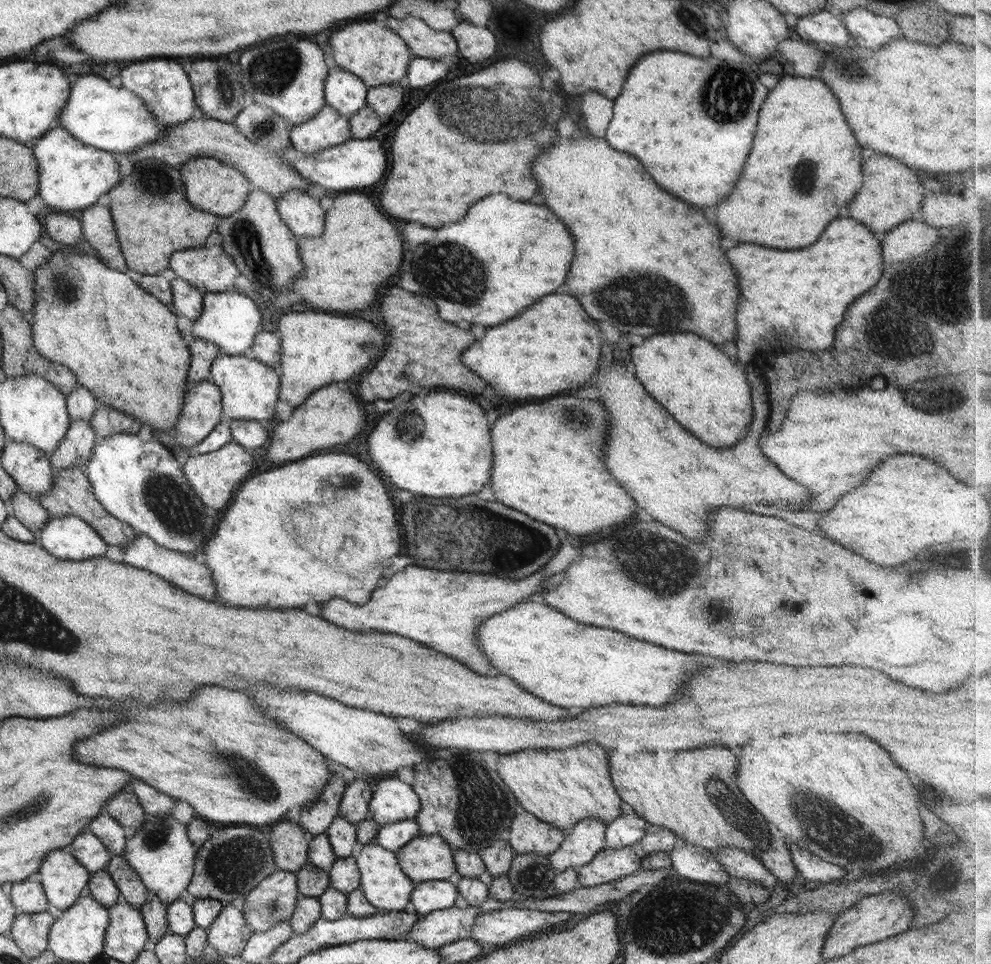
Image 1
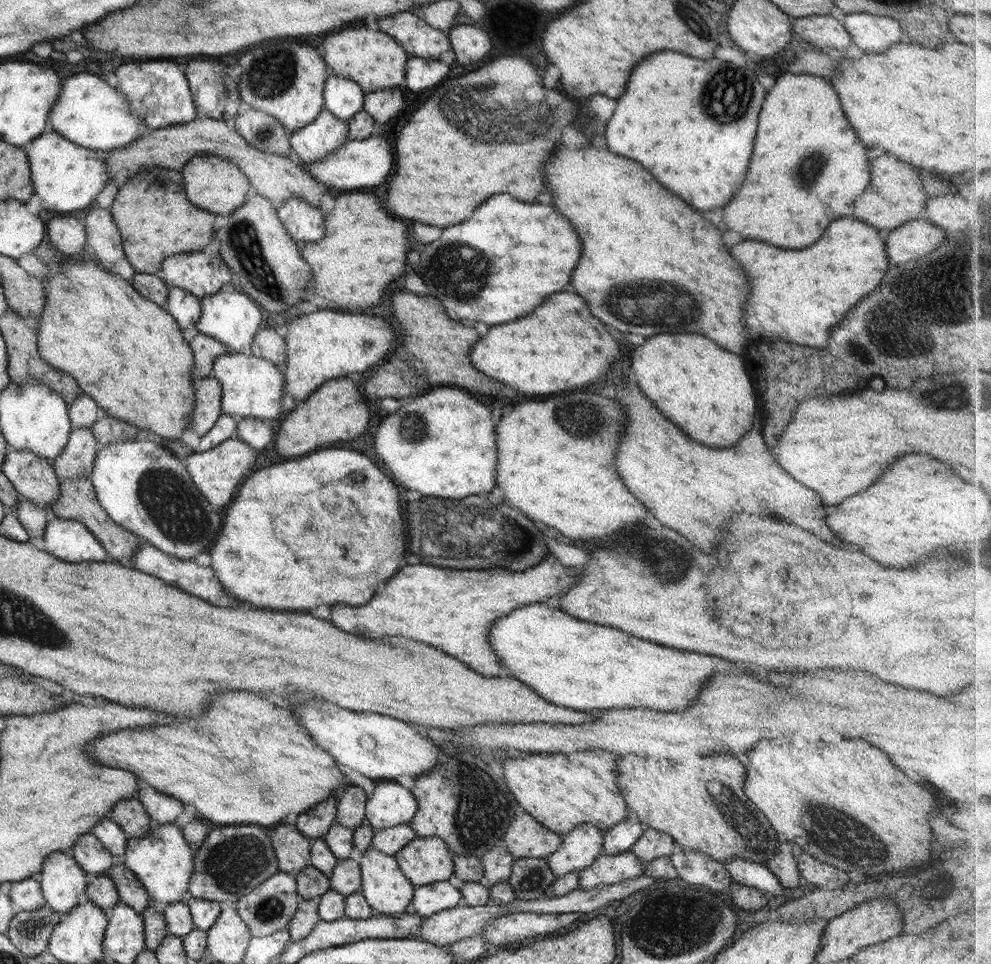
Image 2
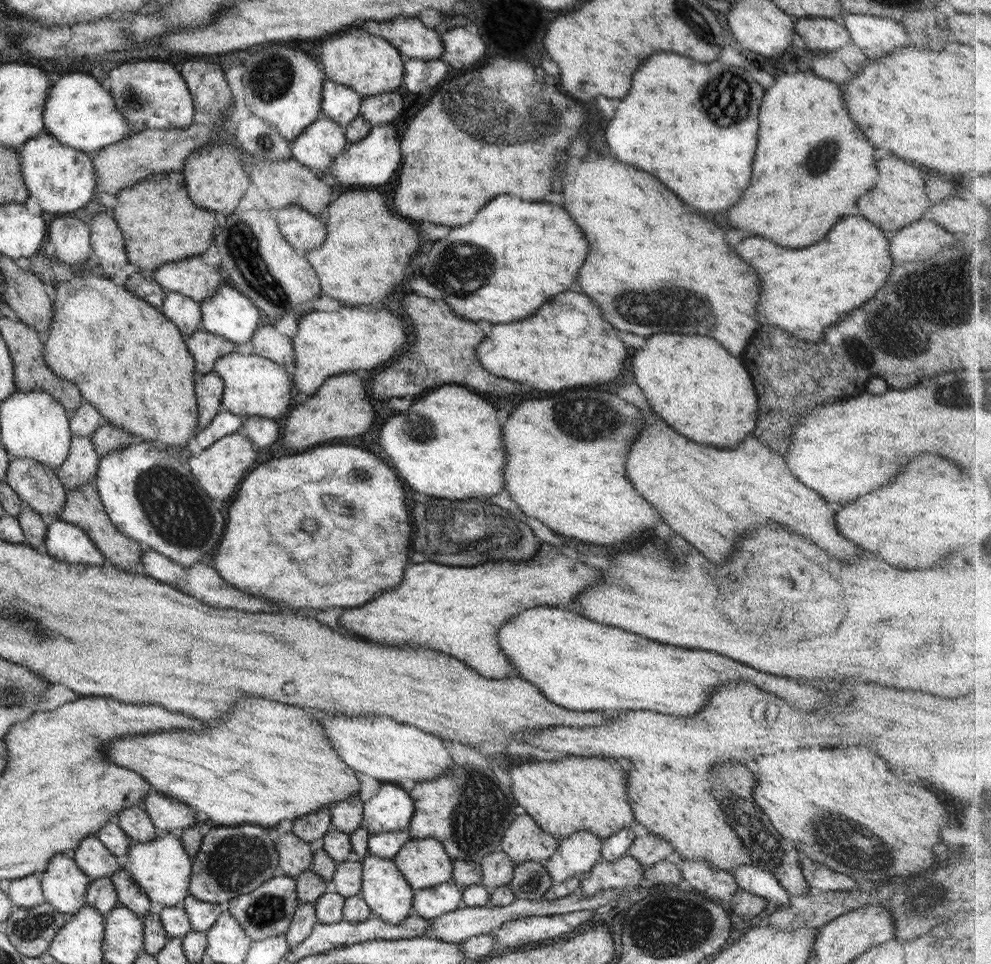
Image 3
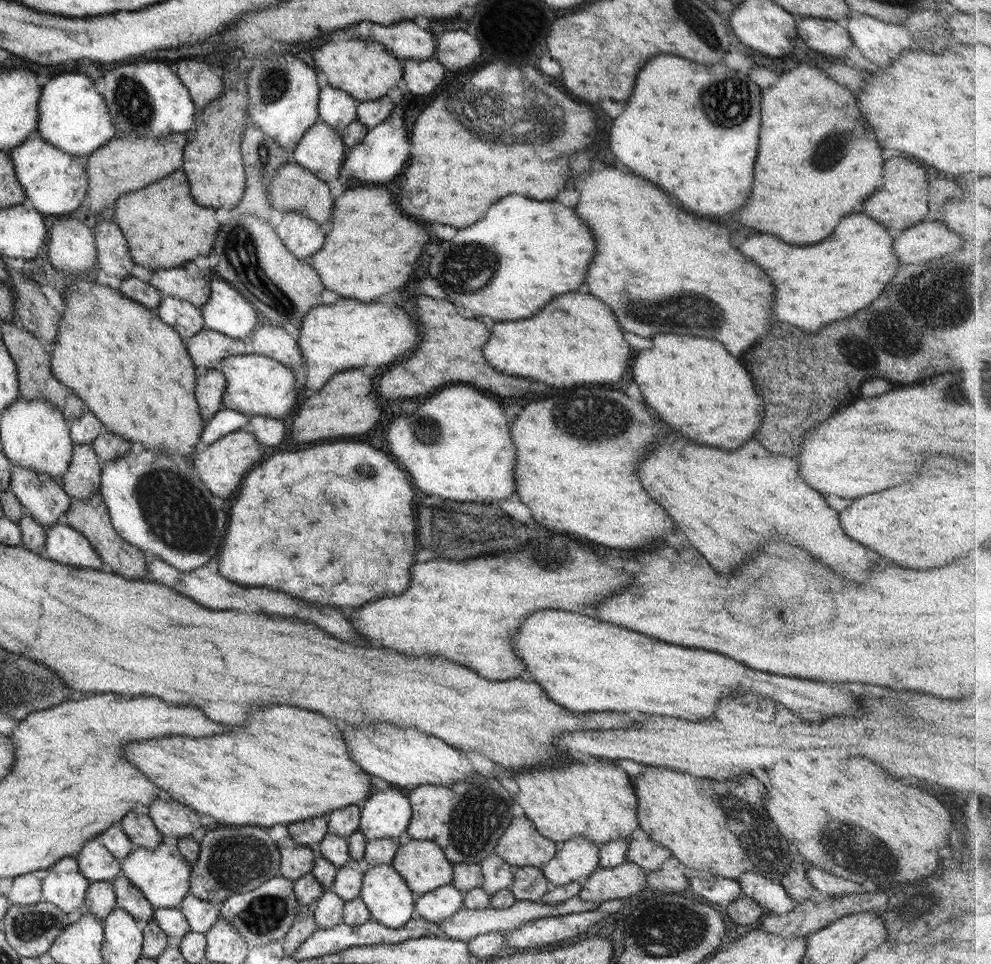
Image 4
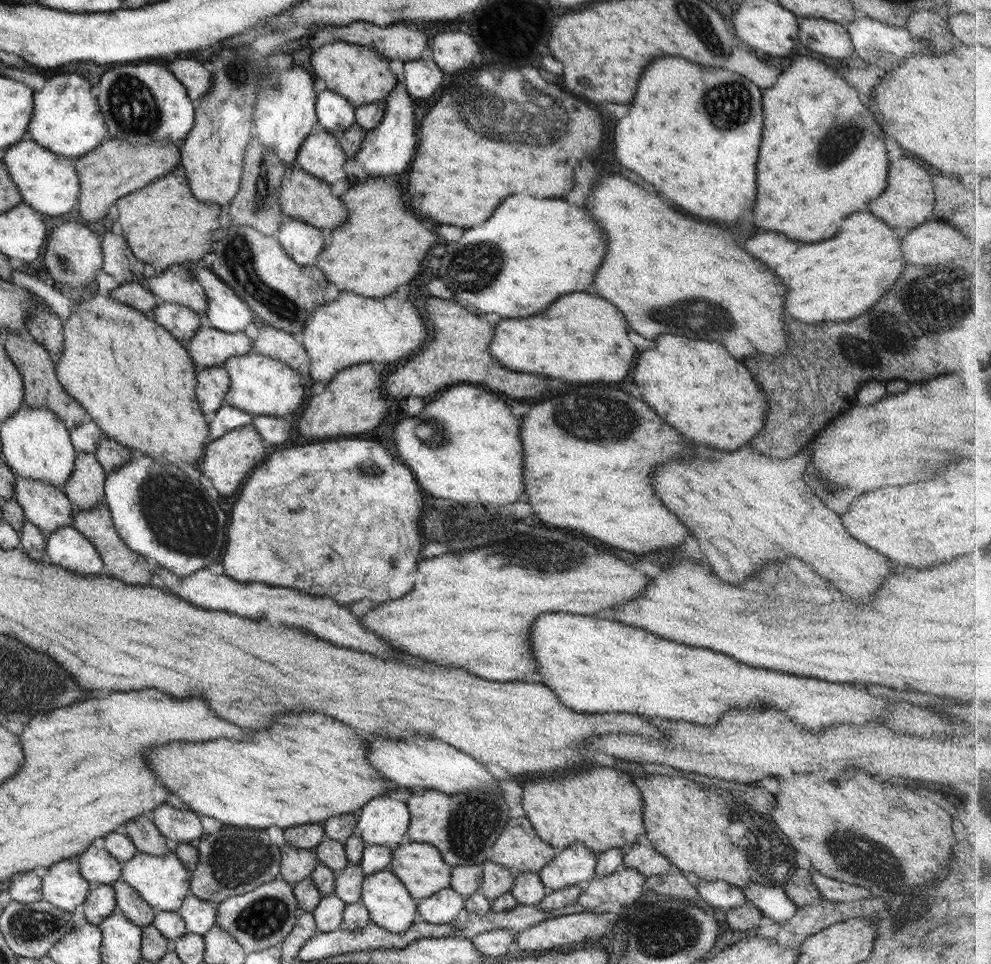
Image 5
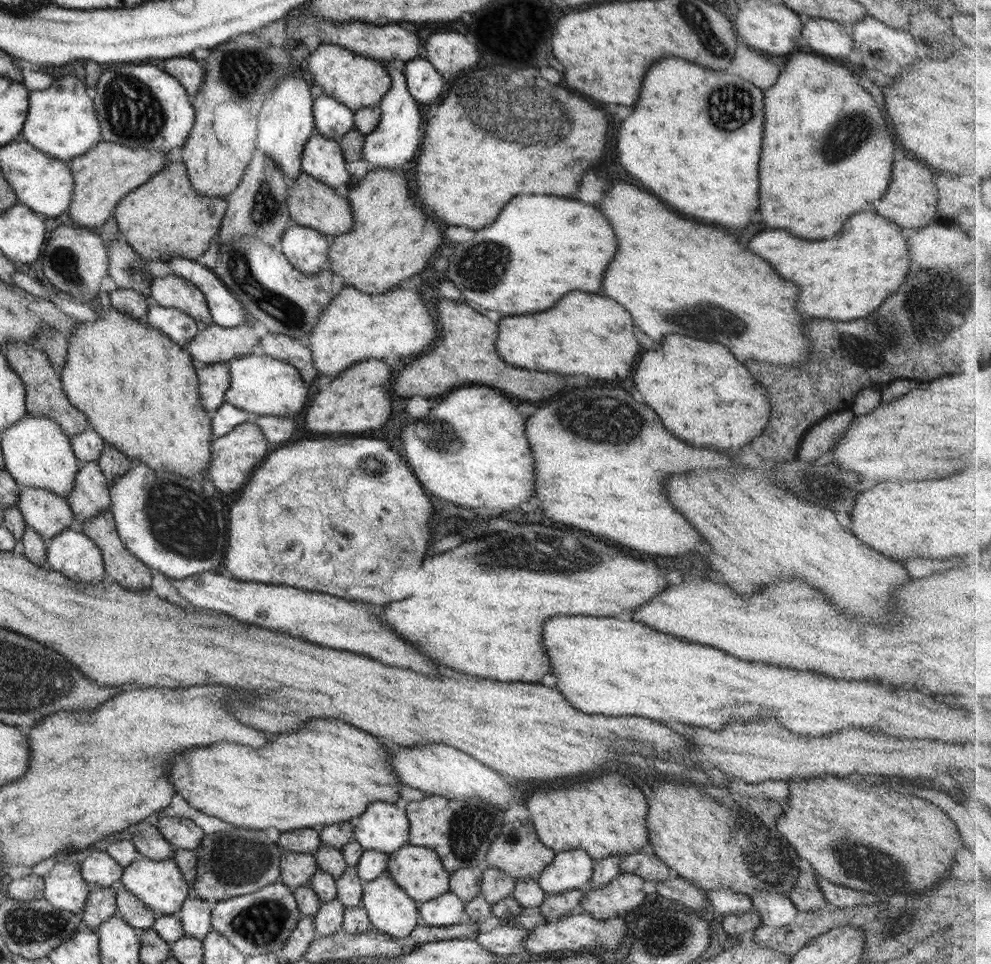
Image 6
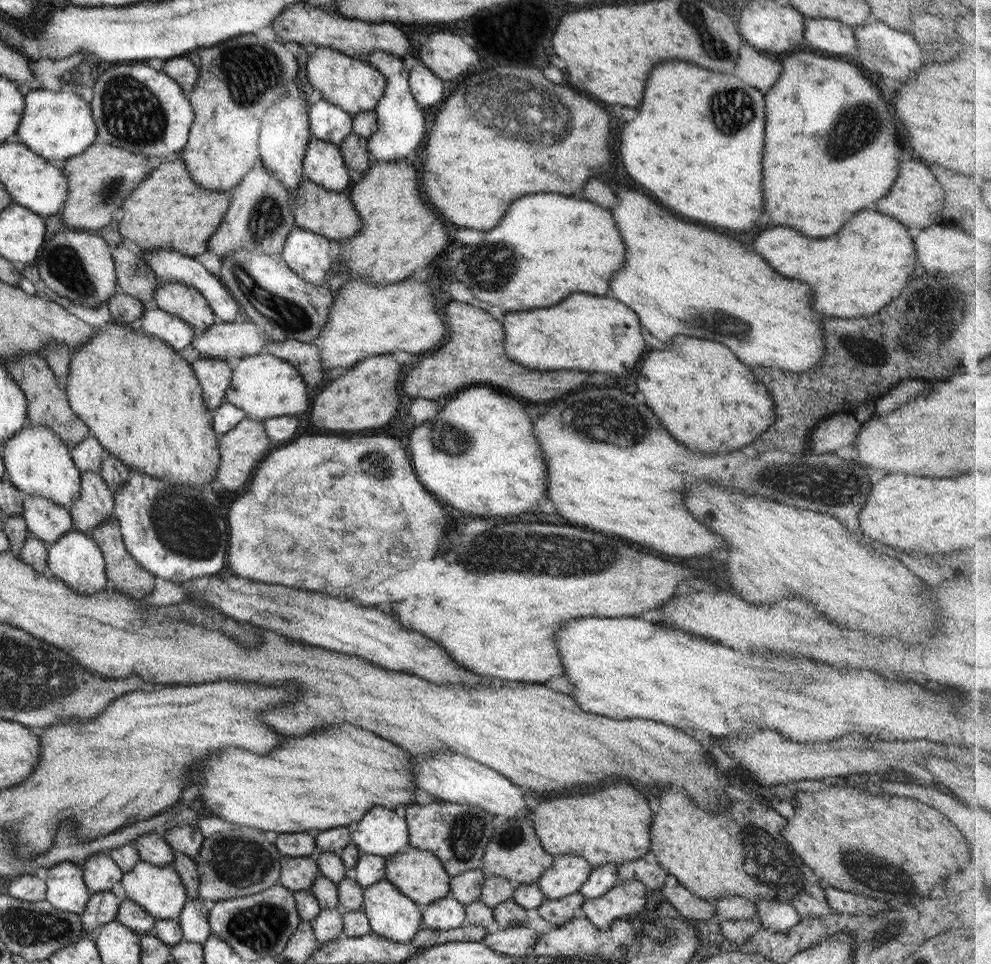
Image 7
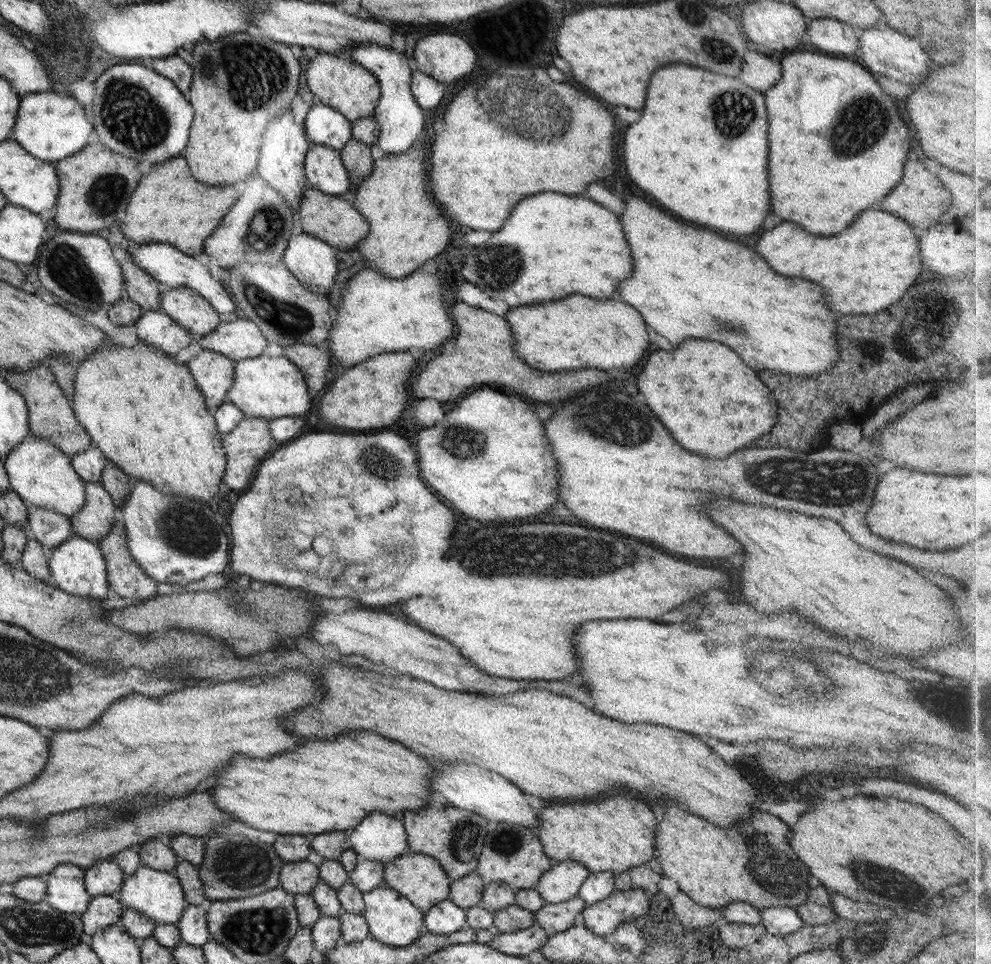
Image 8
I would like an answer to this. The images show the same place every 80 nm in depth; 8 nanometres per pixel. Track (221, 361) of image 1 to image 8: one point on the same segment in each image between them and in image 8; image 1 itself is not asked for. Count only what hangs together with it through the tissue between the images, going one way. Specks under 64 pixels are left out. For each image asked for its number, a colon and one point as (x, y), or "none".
2: (252, 386)
3: (253, 385)
4: (256, 385)
5: (262, 386)
6: (261, 385)
7: (266, 386)
8: (270, 388)

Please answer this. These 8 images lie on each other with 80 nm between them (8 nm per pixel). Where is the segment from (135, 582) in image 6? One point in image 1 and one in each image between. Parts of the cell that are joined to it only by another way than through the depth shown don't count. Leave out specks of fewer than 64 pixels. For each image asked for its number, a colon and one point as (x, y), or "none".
1: (72, 494)
2: (78, 501)
3: (84, 507)
4: (91, 517)
5: (123, 563)

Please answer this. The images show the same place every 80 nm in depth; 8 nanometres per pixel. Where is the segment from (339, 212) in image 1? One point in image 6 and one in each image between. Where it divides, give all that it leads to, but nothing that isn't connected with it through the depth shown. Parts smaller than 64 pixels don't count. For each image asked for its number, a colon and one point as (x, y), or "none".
2: (364, 250)
3: (368, 249)
4: (372, 248)
5: (390, 242)
6: (392, 239)

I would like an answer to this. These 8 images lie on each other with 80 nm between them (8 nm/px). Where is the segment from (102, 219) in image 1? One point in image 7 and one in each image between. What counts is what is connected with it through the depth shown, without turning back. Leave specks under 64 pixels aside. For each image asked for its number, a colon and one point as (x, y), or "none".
2: (102, 235)
3: (107, 241)
4: (114, 259)
5: (119, 262)
6: (128, 270)
7: (134, 276)

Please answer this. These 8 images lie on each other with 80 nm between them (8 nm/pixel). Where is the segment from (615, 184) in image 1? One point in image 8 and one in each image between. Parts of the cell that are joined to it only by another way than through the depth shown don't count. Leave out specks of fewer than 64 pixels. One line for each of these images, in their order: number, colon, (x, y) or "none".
2: (651, 264)
3: (653, 266)
4: (663, 271)
5: (657, 257)
6: (674, 276)
7: (680, 278)
8: (688, 283)

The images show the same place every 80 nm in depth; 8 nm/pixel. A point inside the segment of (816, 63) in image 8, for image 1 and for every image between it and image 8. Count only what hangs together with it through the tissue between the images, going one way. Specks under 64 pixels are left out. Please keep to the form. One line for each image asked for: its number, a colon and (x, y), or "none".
1: (804, 167)
2: (808, 165)
3: (812, 163)
4: (818, 159)
5: (810, 178)
6: (827, 153)
7: (832, 148)

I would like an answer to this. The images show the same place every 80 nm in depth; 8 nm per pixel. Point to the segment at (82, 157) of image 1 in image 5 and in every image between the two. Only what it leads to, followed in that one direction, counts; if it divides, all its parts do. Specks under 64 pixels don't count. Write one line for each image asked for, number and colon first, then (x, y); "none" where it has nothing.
2: (67, 177)
3: (62, 179)
4: (56, 182)
5: (49, 183)

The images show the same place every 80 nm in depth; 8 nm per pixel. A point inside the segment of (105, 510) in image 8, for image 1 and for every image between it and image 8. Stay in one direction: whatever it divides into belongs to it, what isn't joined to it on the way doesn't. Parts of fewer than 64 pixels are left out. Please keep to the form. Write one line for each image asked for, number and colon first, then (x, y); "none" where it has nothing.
1: (76, 449)
2: (77, 459)
3: (80, 467)
4: (82, 479)
5: (85, 487)
6: (90, 496)
7: (95, 505)

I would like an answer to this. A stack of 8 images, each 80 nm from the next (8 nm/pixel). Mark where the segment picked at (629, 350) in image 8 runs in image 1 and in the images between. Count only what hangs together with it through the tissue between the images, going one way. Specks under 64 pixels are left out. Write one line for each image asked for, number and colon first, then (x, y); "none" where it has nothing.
1: (554, 346)
2: (560, 346)
3: (568, 343)
4: (575, 339)
5: (581, 338)
6: (587, 334)
7: (583, 332)

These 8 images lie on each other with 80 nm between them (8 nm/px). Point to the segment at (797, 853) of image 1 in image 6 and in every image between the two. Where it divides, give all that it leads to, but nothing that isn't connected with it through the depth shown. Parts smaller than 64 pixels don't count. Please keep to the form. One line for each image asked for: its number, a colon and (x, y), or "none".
2: (824, 876)
3: (821, 878)
4: (824, 883)
5: (833, 890)
6: (840, 896)

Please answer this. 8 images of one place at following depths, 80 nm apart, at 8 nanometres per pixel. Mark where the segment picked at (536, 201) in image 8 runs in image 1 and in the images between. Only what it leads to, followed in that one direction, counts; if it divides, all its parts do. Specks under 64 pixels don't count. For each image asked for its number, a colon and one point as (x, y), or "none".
1: (504, 255)
2: (514, 254)
3: (521, 253)
4: (523, 252)
5: (532, 250)
6: (553, 245)
7: (547, 246)

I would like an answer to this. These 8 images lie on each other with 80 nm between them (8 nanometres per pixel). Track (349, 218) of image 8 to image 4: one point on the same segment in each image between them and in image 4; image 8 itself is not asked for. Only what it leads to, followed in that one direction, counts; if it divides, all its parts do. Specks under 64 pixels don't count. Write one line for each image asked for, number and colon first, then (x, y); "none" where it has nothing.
4: (292, 188)
5: (302, 196)
6: (310, 203)
7: (332, 214)

